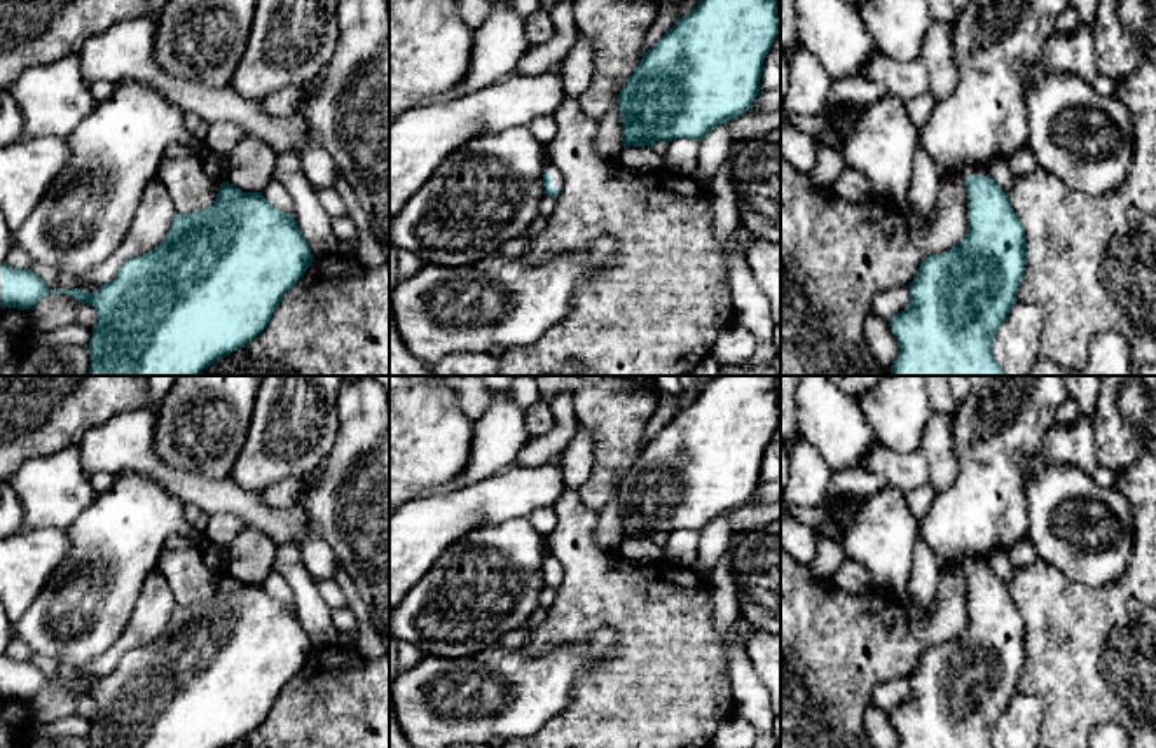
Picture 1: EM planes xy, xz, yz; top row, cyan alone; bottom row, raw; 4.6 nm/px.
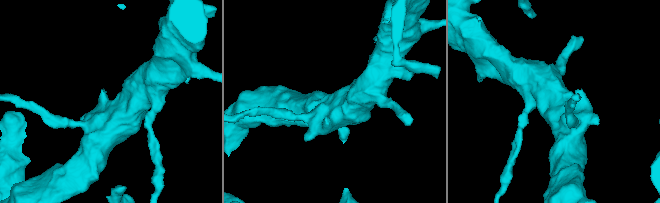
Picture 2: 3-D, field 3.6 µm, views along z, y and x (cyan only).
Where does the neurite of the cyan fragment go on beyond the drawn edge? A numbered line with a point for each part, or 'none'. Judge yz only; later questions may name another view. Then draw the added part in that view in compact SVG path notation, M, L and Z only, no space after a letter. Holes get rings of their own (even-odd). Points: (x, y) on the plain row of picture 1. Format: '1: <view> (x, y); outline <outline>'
1: yz (968, 561); outline M967 556L967 558L962 559L960 570L966 571L967 568L973 568L973 566L987 568L988 561L985 558L971 558L971 556Z

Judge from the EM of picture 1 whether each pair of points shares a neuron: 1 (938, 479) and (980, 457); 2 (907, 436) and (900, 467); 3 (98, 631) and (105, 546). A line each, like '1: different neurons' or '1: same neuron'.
1: different neurons
2: different neurons
3: same neuron

